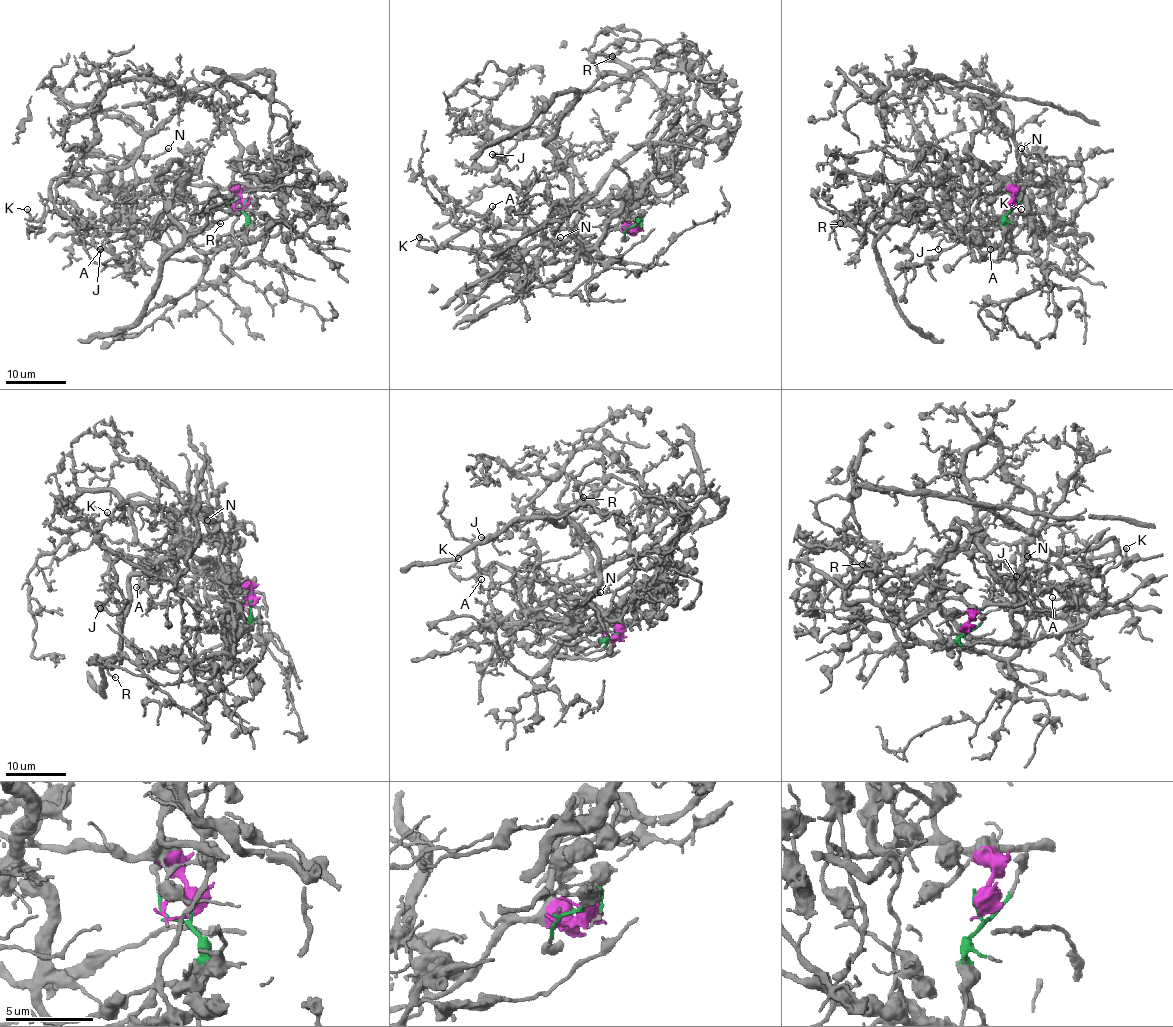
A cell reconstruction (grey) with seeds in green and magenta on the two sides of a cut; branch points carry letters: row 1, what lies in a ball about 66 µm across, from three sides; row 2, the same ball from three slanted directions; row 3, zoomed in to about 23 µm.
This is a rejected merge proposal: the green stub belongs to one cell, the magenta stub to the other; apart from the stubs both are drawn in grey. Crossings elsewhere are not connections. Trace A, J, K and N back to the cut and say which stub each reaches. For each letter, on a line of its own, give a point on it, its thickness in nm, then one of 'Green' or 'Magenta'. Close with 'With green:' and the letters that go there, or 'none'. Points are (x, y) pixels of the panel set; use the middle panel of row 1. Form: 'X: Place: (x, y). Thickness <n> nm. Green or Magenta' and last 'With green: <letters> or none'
A: Place: (492, 206). Thickness 180 nm. Magenta
J: Place: (492, 154). Thickness 120 nm. Magenta
K: Place: (419, 237). Thickness 240 nm. Magenta
N: Place: (560, 237). Thickness 160 nm. Green
With green: N

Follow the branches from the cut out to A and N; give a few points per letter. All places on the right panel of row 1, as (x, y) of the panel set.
A: (1007, 205), (1012, 193), (968, 152), (982, 98), (1032, 173), (1009, 240), (989, 249)
N: (1007, 205), (1004, 232), (1027, 252), (1033, 238), (1070, 223), (1083, 199), (1079, 167), (1021, 149)

